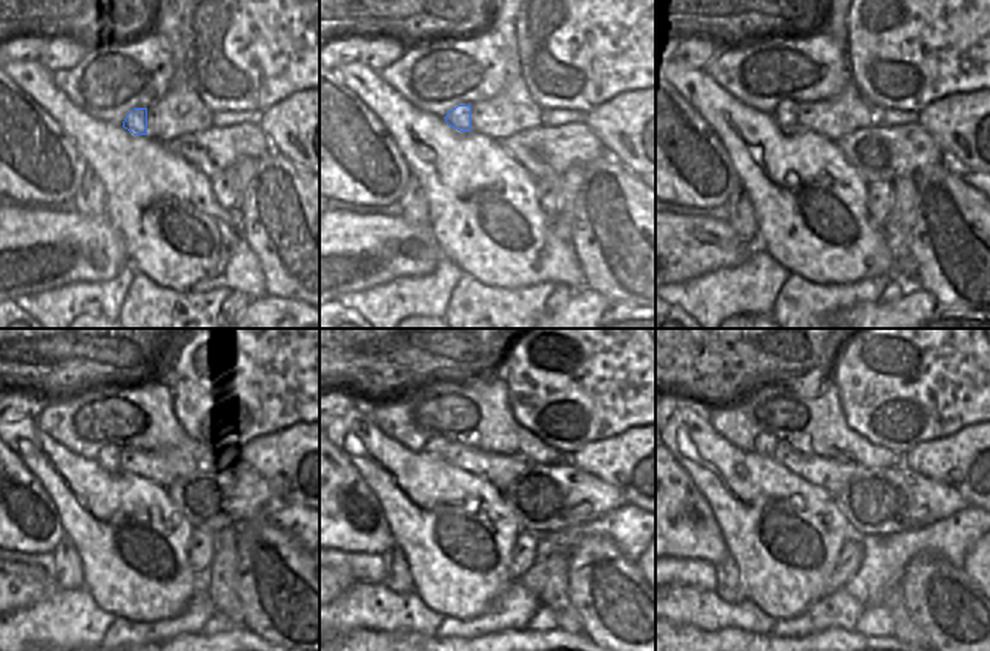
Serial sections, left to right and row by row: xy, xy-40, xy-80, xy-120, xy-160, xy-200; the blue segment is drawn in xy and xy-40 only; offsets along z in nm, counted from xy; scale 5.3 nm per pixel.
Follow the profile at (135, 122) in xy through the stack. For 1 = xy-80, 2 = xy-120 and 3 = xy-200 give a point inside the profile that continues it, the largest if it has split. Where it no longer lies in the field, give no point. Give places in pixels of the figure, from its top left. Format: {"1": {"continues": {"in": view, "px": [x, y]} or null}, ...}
{"1": {"continues": {"in": "xy-80", "px": [786, 114]}}, "2": {"continues": {"in": "xy-120", "px": [108, 458]}}, "3": {"continues": {"in": "xy-200", "px": [762, 444]}}}

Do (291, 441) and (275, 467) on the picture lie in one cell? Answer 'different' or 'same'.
same

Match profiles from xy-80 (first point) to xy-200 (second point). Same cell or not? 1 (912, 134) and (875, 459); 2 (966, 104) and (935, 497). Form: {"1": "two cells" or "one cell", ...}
{"1": "two cells", "2": "two cells"}

